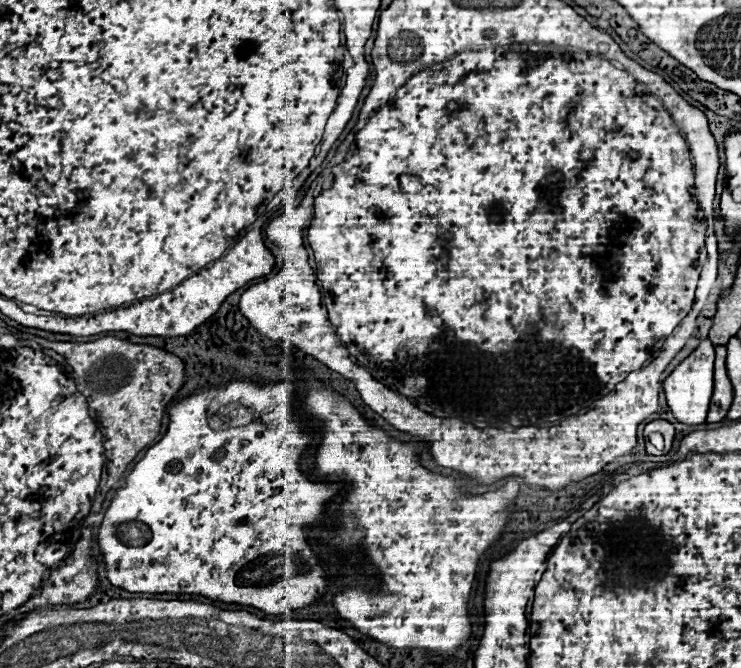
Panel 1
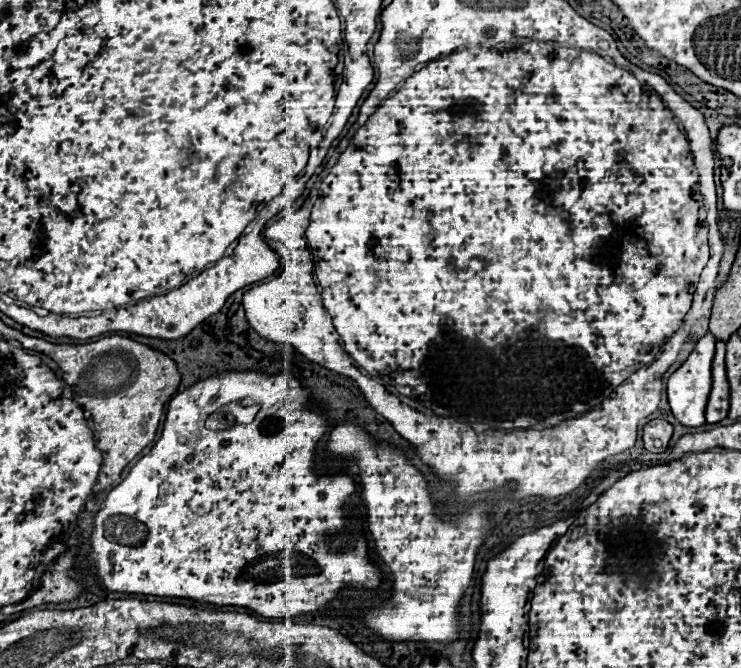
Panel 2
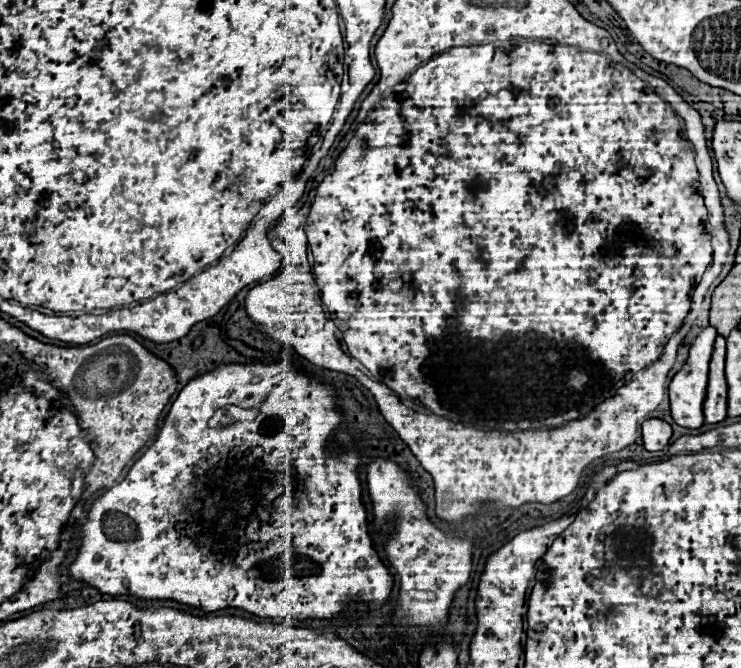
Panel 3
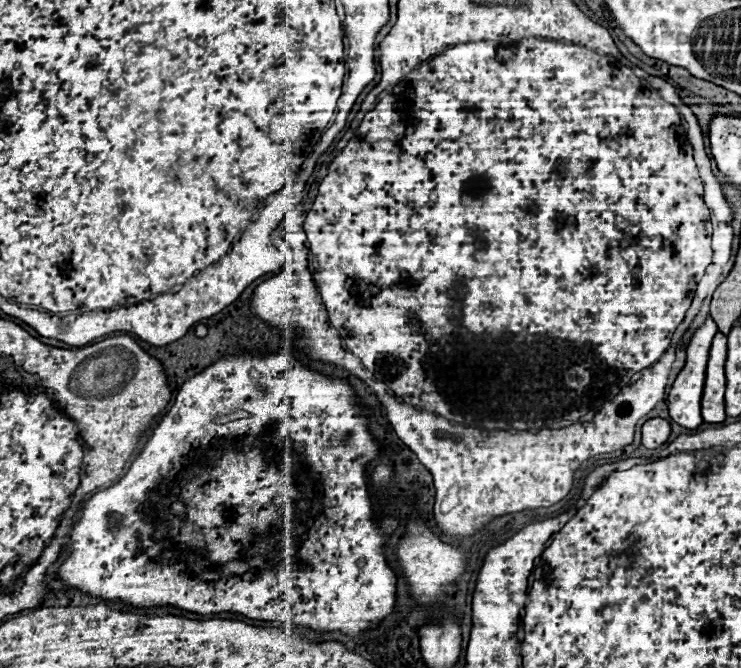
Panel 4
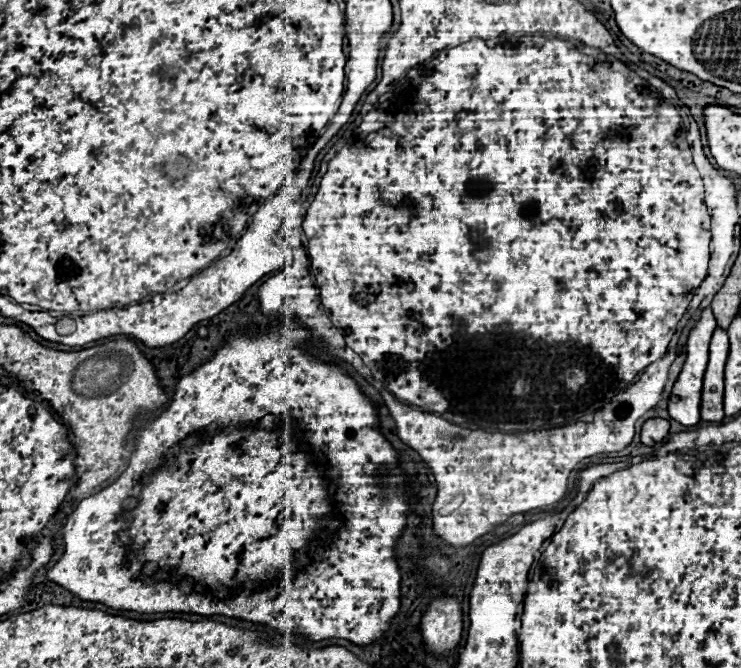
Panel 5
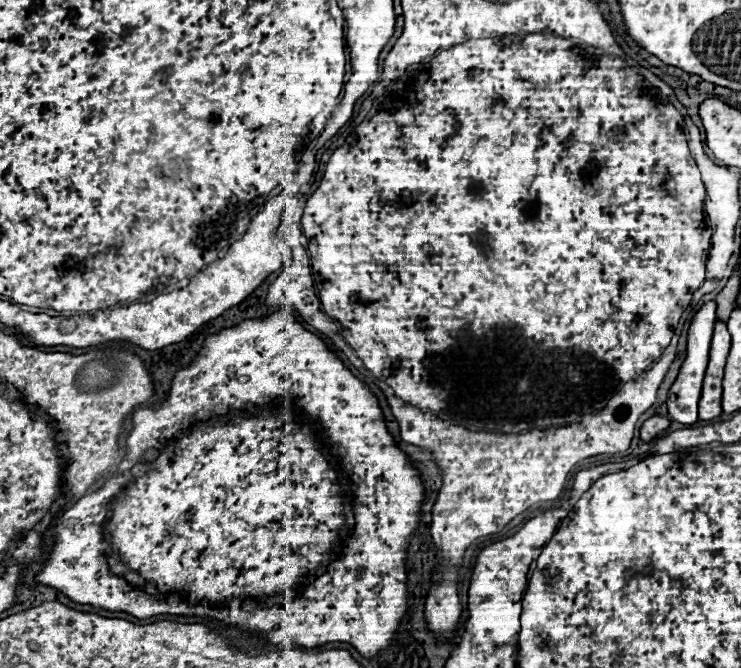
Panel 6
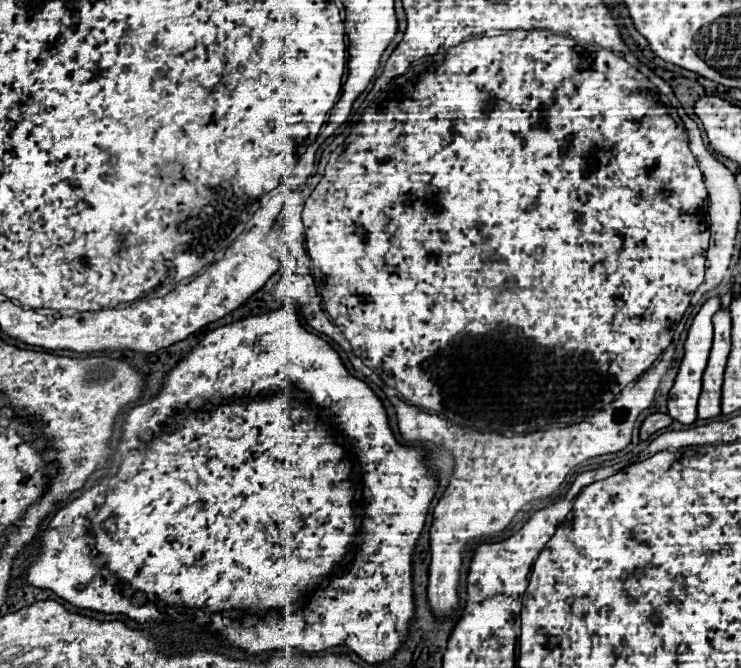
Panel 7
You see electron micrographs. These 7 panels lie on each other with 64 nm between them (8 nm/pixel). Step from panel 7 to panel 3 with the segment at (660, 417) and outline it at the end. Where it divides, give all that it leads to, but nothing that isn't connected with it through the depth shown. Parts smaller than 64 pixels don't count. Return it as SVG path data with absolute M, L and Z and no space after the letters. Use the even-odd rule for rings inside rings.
M650 418L642 424L642 438L644 438L644 448L650 452L662 450L672 436L672 428L668 422L660 418Z

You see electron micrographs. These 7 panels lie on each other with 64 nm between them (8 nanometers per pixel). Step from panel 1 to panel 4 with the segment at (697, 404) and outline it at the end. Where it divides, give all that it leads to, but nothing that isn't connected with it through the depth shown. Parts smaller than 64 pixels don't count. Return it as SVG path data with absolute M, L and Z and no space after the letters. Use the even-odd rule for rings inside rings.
M708 316L706 322L694 332L692 340L688 342L688 360L686 366L682 368L682 372L678 374L676 382L672 384L670 396L668 396L668 406L670 406L670 418L684 426L684 428L698 428L702 424L702 416L700 416L700 398L702 398L702 390L704 390L704 378L706 378L706 362L708 362L708 352L710 352L710 344L714 334L718 332L714 320Z

